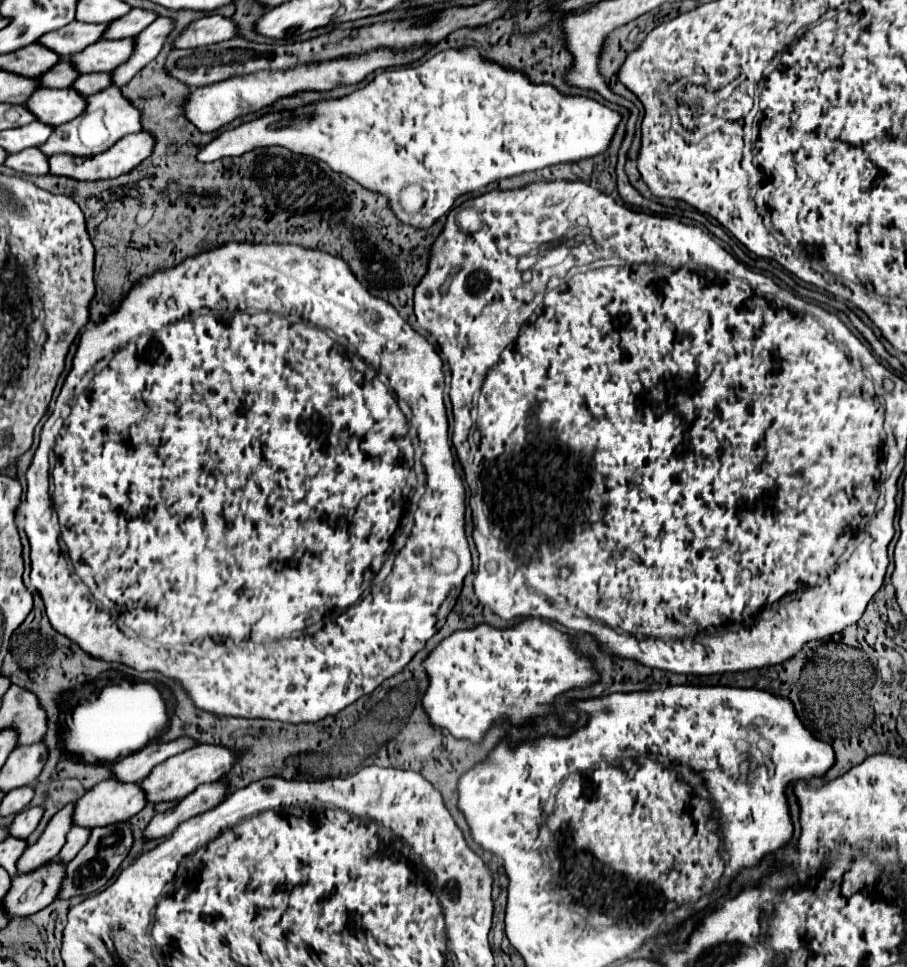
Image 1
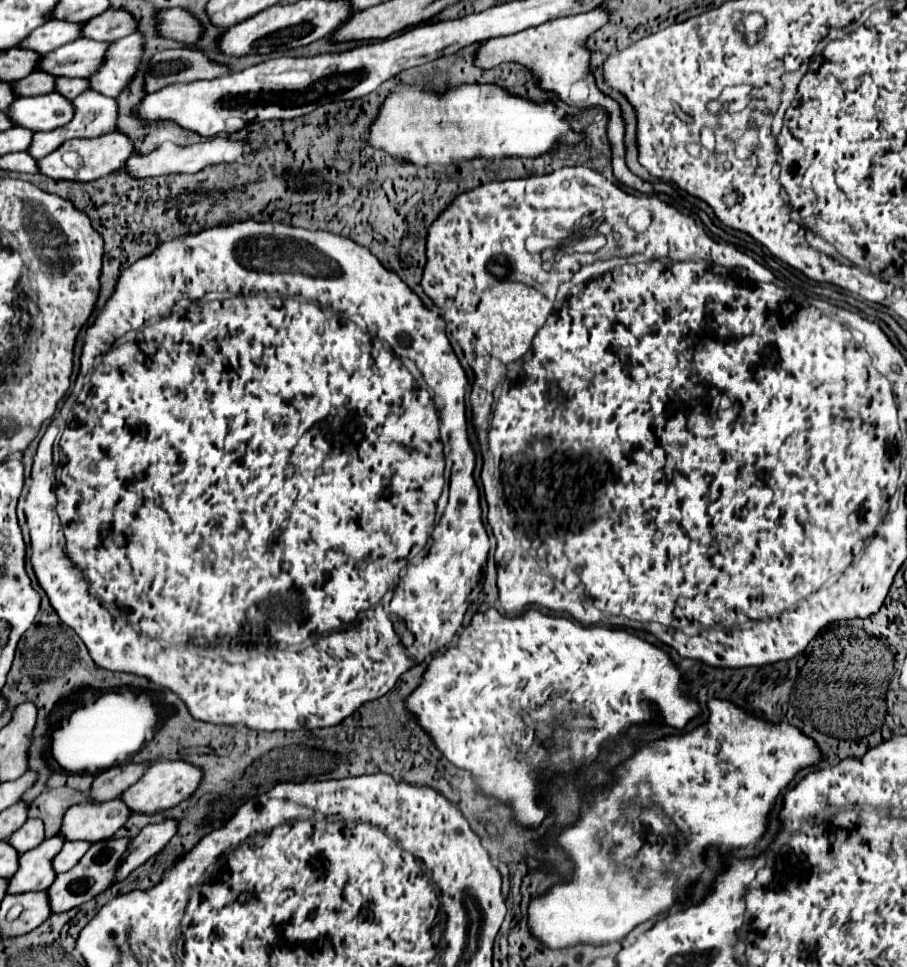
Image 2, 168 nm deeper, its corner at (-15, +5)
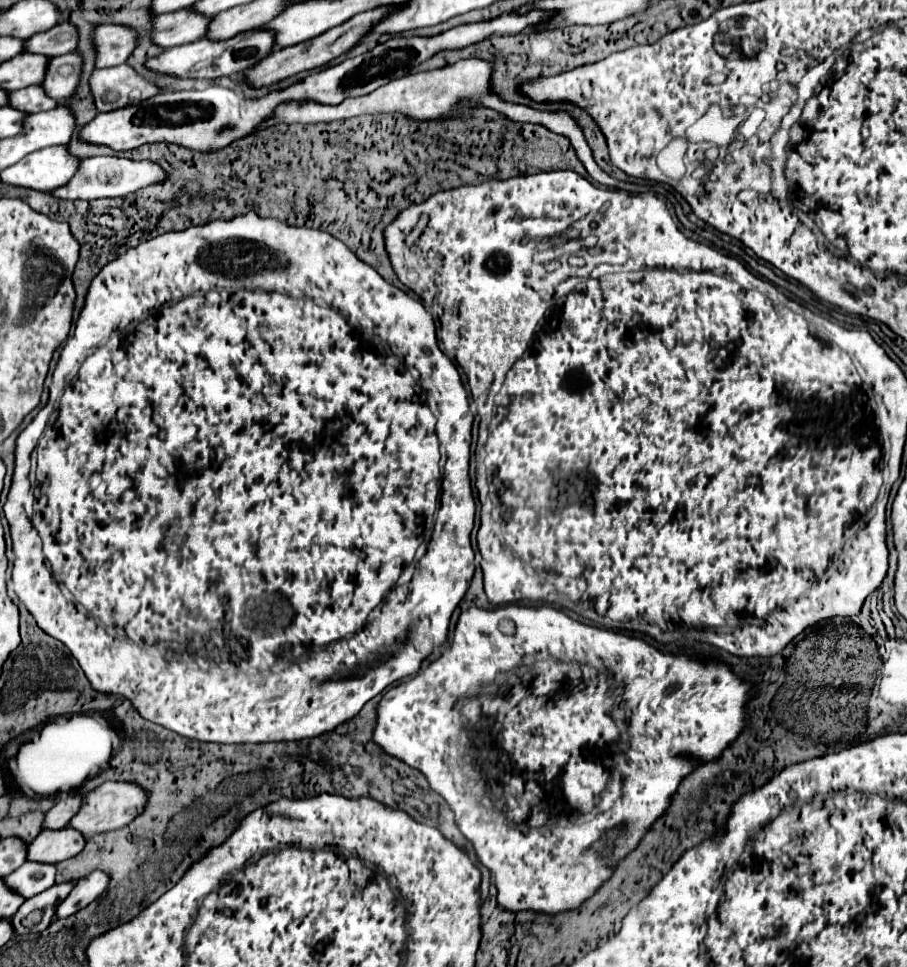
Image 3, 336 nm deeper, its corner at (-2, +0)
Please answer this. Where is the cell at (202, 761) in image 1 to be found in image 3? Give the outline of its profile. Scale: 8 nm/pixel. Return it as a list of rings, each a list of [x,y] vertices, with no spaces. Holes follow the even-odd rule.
[[[106,781],[86,795],[86,803],[78,811],[78,815],[74,815],[74,819],[70,821],[70,827],[82,831],[82,835],[86,835],[86,837],[92,837],[96,833],[106,833],[112,829],[120,829],[120,827],[126,827],[128,823],[132,823],[136,819],[136,815],[144,811],[146,803],[148,803],[146,789],[142,789],[138,783]]]

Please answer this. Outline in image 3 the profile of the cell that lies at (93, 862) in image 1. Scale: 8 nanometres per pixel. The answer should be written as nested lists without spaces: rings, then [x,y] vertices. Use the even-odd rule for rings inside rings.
[[[64,881],[26,899],[24,905],[12,917],[12,925],[16,927],[16,933],[44,931],[56,917],[58,905],[62,903],[62,899],[66,899],[66,895],[74,889],[74,885],[76,881]]]

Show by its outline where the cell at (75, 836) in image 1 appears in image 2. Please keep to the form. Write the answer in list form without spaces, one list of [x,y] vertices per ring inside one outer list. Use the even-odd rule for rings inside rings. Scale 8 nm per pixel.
[[[65,842],[61,852],[53,858],[55,874],[71,870],[83,858],[83,854],[89,850],[89,846],[91,844],[87,844],[87,842]]]

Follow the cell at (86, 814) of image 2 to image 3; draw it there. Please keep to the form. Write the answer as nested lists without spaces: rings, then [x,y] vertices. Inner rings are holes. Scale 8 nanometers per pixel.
[[[42,829],[42,833],[28,845],[28,859],[42,863],[60,863],[78,855],[86,845],[86,837],[74,829]]]

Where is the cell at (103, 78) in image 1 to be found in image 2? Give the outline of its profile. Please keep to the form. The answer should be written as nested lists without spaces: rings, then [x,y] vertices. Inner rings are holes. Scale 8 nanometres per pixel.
[[[57,78],[55,80],[55,92],[63,94],[63,98],[75,98],[81,92],[87,90],[87,80],[85,78]]]

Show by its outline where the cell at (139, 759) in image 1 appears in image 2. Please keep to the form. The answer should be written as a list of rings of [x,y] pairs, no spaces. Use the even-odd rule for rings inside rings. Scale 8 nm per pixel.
[[[117,764],[105,772],[95,774],[91,784],[91,802],[107,802],[117,798],[123,790],[127,790],[133,782],[139,780],[139,776],[147,770],[149,764]]]

